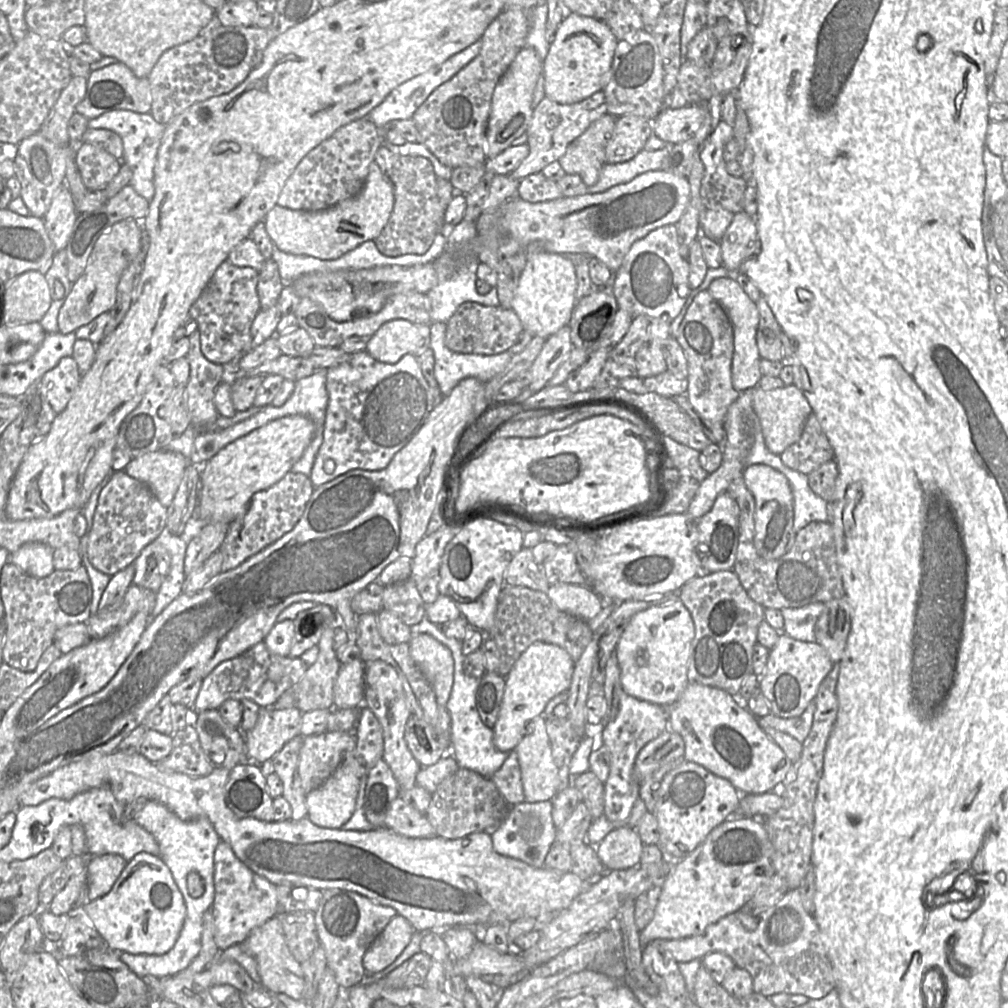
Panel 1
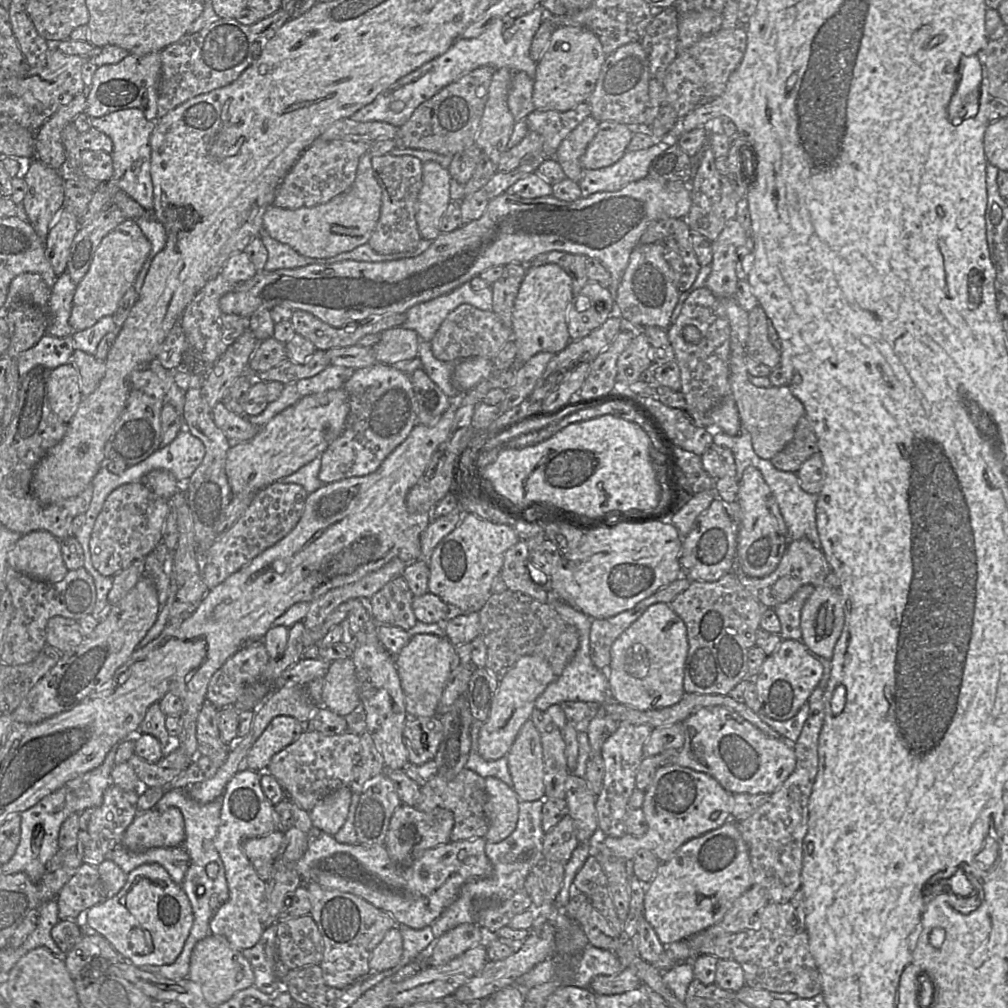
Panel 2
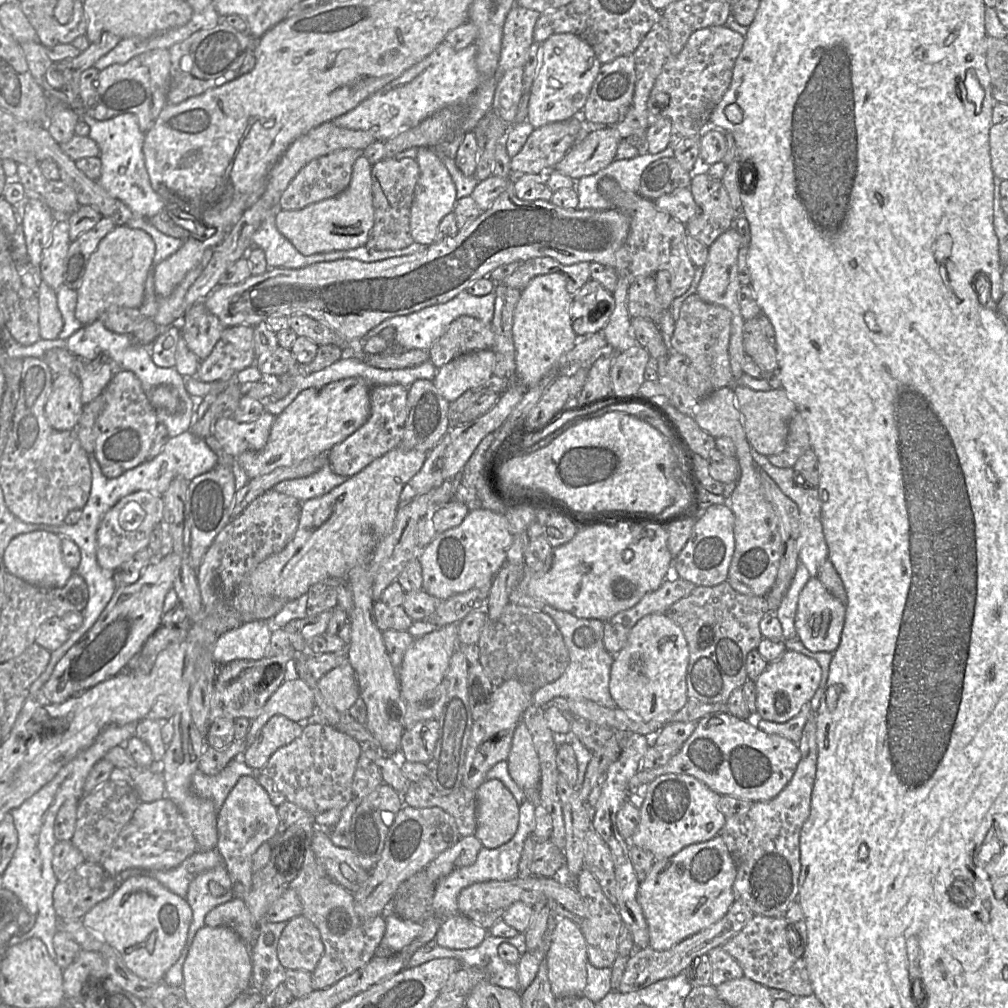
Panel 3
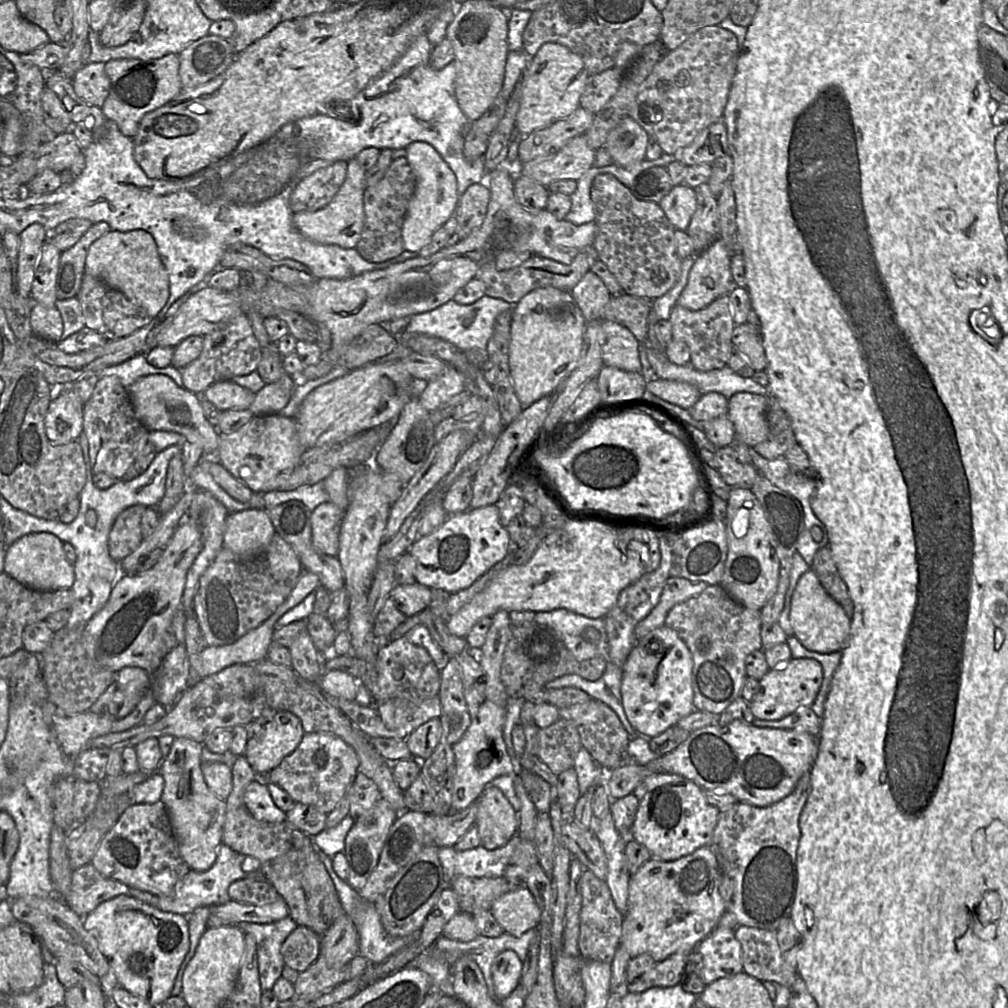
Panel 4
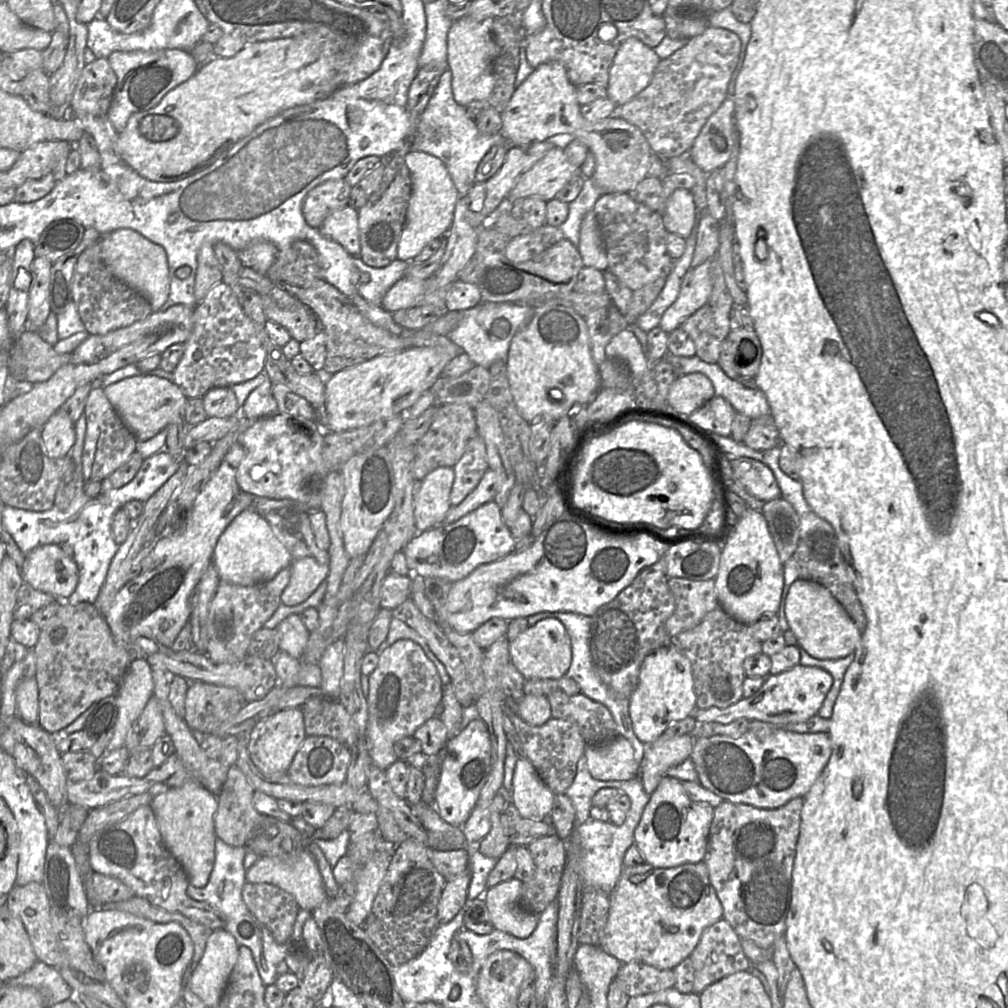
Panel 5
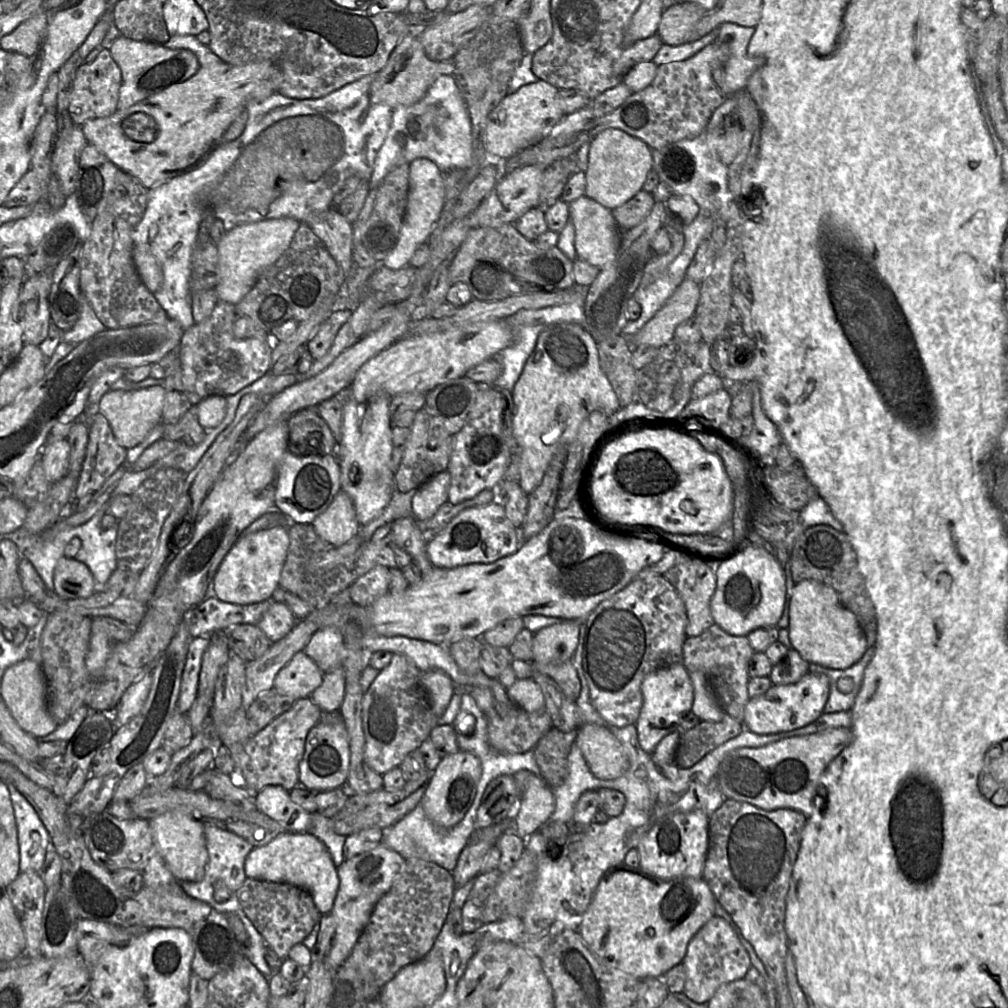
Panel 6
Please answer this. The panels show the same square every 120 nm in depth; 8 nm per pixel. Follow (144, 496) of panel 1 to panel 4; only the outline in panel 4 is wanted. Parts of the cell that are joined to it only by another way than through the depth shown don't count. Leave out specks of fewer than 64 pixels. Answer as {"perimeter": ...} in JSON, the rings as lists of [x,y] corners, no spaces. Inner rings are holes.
{"perimeter":[[[135,505],[126,508],[115,519],[108,537],[109,554],[121,562],[134,552],[144,539],[141,531],[141,517],[146,507]]]}

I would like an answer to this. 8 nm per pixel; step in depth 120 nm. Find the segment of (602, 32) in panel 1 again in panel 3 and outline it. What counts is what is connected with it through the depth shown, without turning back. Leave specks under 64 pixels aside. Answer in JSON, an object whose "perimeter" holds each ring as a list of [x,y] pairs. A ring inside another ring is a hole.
{"perimeter":[[[571,33],[549,36],[541,44],[541,50],[540,65],[531,86],[527,113],[527,121],[534,128],[581,115],[601,66],[592,47]]]}

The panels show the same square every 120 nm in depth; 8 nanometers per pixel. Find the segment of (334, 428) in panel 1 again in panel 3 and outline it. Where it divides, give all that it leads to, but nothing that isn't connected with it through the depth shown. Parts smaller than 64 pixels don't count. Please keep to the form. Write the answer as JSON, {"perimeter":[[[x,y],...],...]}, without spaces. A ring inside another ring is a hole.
{"perimeter":[[[372,385],[367,422],[327,453],[328,463],[334,473],[351,478],[398,446],[407,417],[407,388],[402,385]]]}

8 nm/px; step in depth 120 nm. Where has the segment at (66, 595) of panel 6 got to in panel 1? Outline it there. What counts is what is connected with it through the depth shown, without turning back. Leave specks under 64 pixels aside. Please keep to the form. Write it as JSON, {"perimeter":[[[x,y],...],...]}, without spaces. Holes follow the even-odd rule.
{"perimeter":[[[41,542],[23,544],[16,552],[10,554],[9,561],[37,578],[50,575],[54,570],[53,548]]]}

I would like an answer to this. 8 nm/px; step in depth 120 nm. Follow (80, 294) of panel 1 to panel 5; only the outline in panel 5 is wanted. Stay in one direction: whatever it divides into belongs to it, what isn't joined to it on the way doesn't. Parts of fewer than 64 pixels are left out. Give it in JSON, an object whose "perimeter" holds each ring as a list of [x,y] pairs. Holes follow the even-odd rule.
{"perimeter":[[[118,229],[99,240],[101,258],[110,272],[145,297],[153,312],[159,312],[170,293],[169,265],[166,252],[132,229]]]}

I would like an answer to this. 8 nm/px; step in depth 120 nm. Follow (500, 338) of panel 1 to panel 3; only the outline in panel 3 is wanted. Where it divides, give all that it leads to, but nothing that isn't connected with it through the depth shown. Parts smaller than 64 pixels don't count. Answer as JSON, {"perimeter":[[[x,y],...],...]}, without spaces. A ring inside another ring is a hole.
{"perimeter":[[[463,315],[456,318],[430,347],[428,361],[439,369],[460,355],[491,349],[493,343],[491,323]]]}

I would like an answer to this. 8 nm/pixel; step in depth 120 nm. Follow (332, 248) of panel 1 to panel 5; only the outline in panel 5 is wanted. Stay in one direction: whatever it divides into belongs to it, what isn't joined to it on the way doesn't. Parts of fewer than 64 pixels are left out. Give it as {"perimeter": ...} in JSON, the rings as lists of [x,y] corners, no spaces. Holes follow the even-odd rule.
{"perimeter":[[[349,204],[331,212],[319,228],[320,232],[338,242],[352,256],[360,257],[358,210]]]}

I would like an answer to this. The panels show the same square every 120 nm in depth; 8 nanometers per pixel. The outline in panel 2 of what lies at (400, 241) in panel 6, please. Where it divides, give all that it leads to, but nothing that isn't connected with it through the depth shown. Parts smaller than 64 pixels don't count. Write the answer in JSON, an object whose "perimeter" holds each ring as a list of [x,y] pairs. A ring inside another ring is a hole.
{"perimeter":[[[434,161],[423,162],[422,187],[418,195],[416,222],[422,239],[433,241],[441,233],[440,222],[447,210],[450,198],[450,181],[452,177],[447,168]]]}

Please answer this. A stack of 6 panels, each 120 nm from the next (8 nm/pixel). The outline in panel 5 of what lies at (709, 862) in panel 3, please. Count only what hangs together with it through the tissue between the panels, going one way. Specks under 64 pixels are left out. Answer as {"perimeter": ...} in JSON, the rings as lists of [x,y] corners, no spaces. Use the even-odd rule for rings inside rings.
{"perimeter":[[[704,861],[667,869],[655,868],[647,863],[624,867],[609,897],[610,908],[600,947],[621,964],[637,961],[660,970],[673,969],[689,957],[703,931],[723,918],[723,908],[710,883]]]}

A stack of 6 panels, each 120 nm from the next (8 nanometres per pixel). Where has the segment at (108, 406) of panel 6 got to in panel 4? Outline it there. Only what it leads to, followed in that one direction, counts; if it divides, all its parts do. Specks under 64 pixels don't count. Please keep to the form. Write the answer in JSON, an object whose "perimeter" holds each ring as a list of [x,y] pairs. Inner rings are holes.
{"perimeter":[[[163,374],[143,376],[132,383],[128,393],[139,421],[150,431],[171,431],[182,435],[186,441],[200,446],[208,457],[218,461],[220,433],[205,418],[199,396],[178,386]]]}

